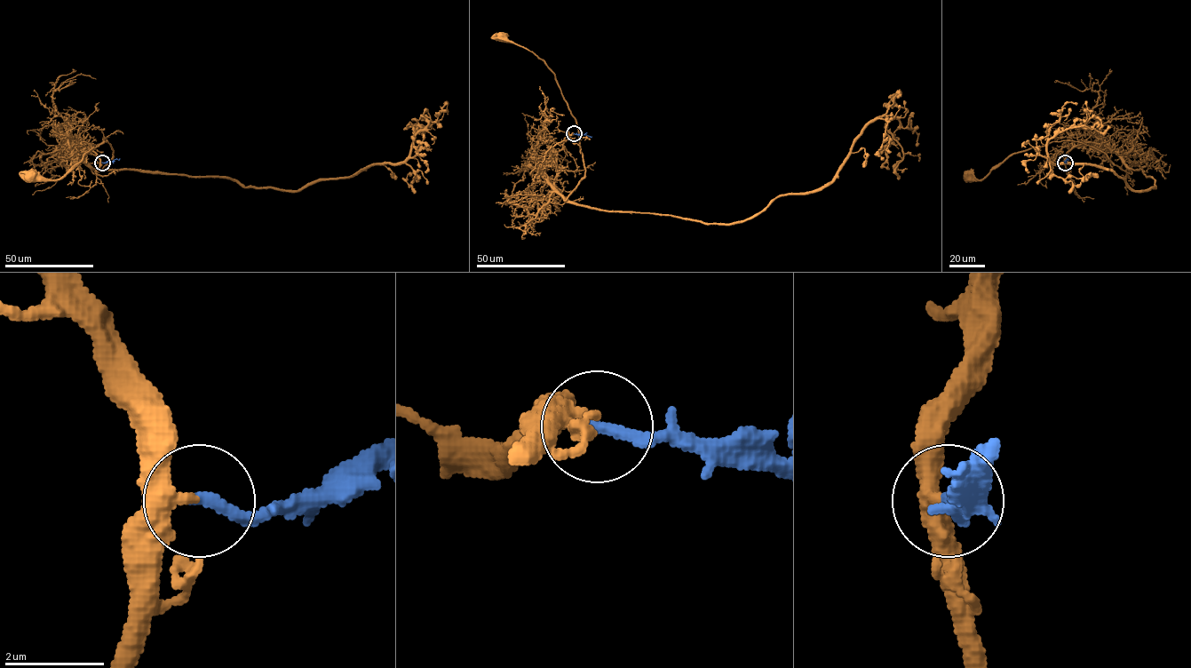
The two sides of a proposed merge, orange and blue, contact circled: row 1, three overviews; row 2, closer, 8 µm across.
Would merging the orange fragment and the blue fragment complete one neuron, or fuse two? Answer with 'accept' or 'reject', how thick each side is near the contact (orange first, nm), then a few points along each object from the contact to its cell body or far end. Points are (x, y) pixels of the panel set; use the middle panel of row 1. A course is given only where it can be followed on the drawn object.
accept; calibres 240 and 240 nm; course orange (574, 133), (565, 139), (557, 155), (554, 187), (565, 201), (584, 177), (576, 121), (545, 64), (501, 35); course blue (574, 133), (591, 137)

